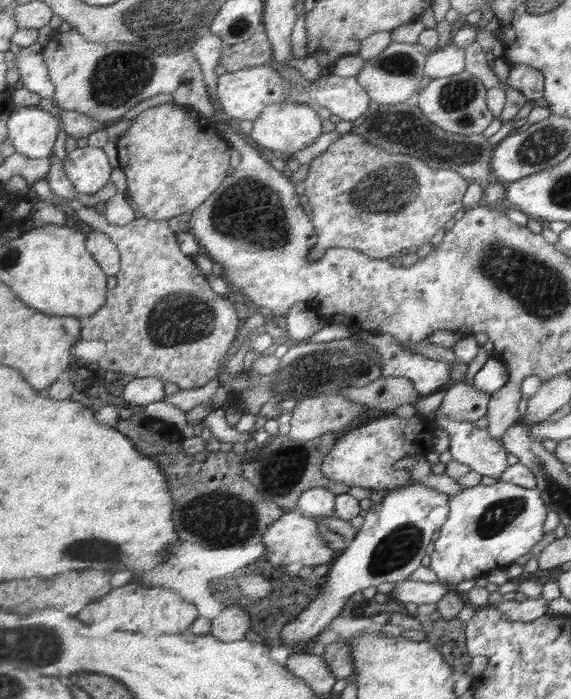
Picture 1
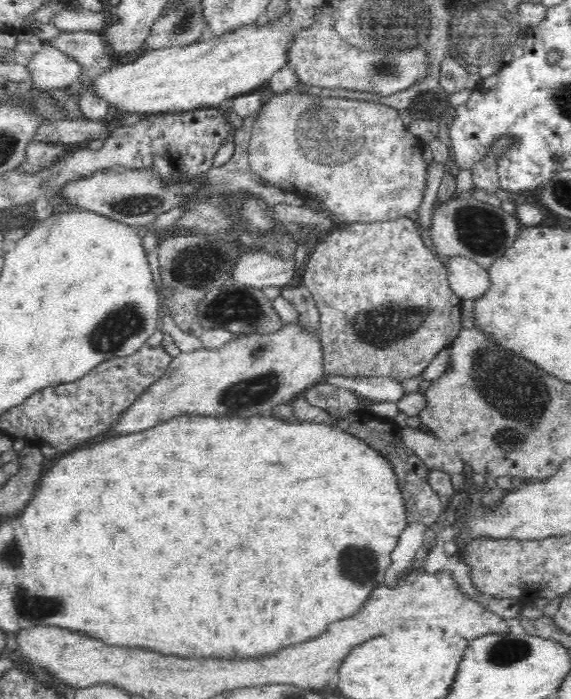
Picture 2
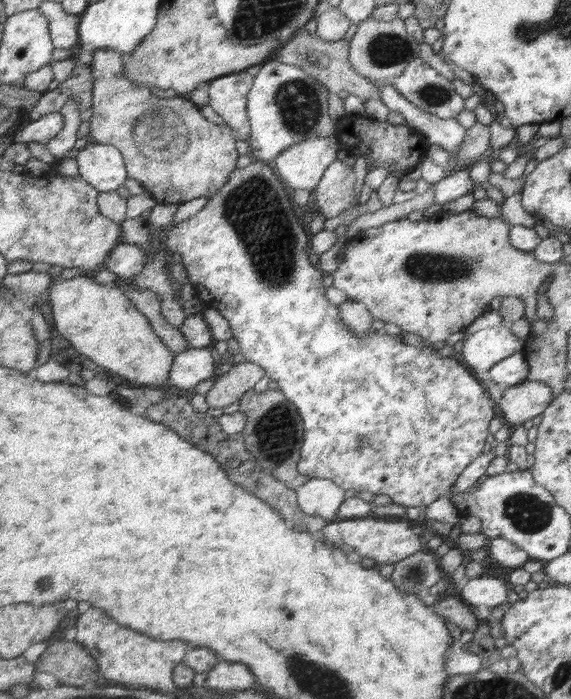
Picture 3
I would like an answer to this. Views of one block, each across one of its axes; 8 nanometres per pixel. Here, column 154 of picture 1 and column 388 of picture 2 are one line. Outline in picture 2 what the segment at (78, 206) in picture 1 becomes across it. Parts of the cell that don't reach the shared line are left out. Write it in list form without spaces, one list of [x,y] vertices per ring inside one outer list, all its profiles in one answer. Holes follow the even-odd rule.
[[[400,217],[380,222],[354,222],[348,223],[344,228],[325,234],[320,237],[320,242],[312,242],[310,254],[308,255],[308,266],[305,266],[304,280],[308,290],[313,294],[316,302],[320,320],[320,339],[324,348],[324,366],[326,377],[344,377],[347,379],[389,377],[394,381],[403,381],[418,377],[424,372],[437,354],[449,348],[464,329],[462,324],[462,301],[452,291],[446,275],[446,267],[442,264],[428,246],[422,240],[420,225],[409,217]]]

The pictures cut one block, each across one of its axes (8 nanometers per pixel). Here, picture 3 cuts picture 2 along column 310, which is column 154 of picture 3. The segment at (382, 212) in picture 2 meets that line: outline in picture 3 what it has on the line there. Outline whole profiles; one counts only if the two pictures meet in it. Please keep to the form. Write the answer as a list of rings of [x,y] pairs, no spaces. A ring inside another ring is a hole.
[[[98,49],[95,52],[95,117],[91,120],[93,137],[97,140],[97,143],[101,144],[113,144],[120,148],[125,156],[127,162],[127,169],[129,170],[129,176],[142,183],[144,190],[148,191],[156,200],[158,205],[180,205],[188,200],[194,200],[194,198],[200,198],[201,196],[208,196],[208,194],[215,194],[219,192],[220,188],[223,188],[229,177],[236,170],[236,160],[238,160],[238,152],[236,152],[236,138],[232,136],[232,128],[228,125],[218,125],[206,118],[202,113],[202,110],[193,103],[191,100],[185,99],[184,96],[176,95],[174,98],[158,98],[149,89],[149,86],[140,85],[139,83],[130,80],[125,75],[125,57],[124,54],[117,50],[112,49]]]

